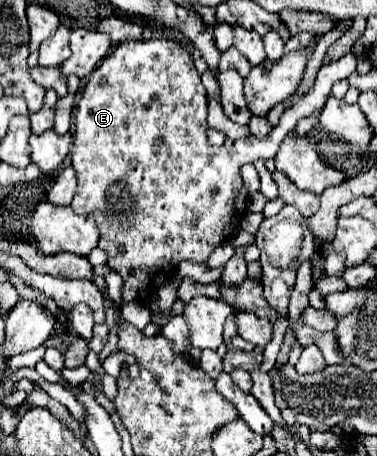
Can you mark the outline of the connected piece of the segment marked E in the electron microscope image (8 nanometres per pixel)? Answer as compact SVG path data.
M158 38L158 40L126 40L122 42L118 48L114 48L114 52L102 60L102 64L90 74L90 80L78 100L78 106L76 106L76 124L74 124L74 140L72 140L72 148L70 148L70 154L72 154L72 166L76 170L76 178L78 178L78 192L72 200L72 210L76 214L92 214L96 226L98 226L98 232L100 232L100 242L98 242L98 248L104 250L108 254L108 266L118 272L122 276L124 282L122 290L122 303L128 303L132 301L146 301L149 299L150 292L156 292L178 268L178 264L182 260L190 260L190 262L206 262L208 256L214 252L214 248L224 242L226 238L230 238L234 234L234 230L238 228L240 224L240 214L246 214L246 206L248 206L248 192L244 188L244 182L240 178L240 168L248 162L254 162L258 158L264 158L264 156L276 156L276 150L278 150L278 144L286 138L288 132L294 130L296 122L308 114L312 114L314 110L322 108L328 94L330 94L330 88L334 82L338 80L344 80L348 78L348 74L352 74L356 70L356 54L348 54L344 58L340 58L338 62L332 62L328 66L322 66L320 72L318 72L318 78L316 78L316 84L314 88L306 94L306 96L296 96L292 98L294 106L286 108L282 118L280 118L280 124L276 128L272 128L270 136L264 138L264 140L258 140L254 136L246 138L246 140L238 140L238 146L234 148L226 148L226 146L212 146L206 138L206 88L202 86L202 80L194 68L194 62L188 54L188 50L184 46L180 46L178 42L174 40L168 40L168 38Z

